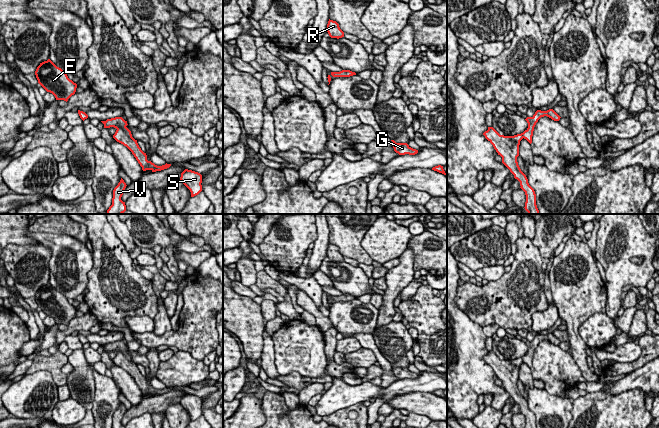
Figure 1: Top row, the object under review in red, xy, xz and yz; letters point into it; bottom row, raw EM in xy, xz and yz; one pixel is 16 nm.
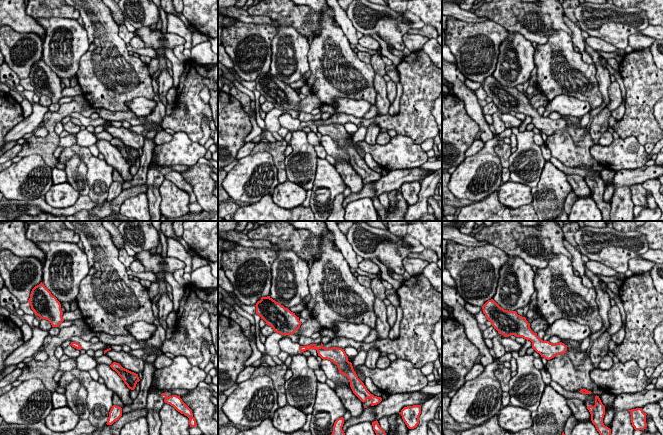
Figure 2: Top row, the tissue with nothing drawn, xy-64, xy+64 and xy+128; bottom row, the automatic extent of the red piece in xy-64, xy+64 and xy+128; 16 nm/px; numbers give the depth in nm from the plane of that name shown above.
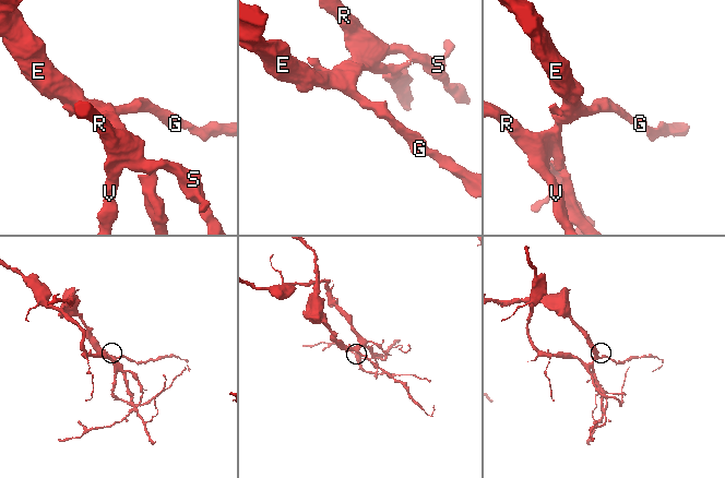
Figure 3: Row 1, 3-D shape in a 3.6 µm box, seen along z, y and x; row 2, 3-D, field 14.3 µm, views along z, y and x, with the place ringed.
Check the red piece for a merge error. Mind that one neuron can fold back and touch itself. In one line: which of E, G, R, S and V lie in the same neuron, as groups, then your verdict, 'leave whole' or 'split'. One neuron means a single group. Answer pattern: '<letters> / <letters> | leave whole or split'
E G / R S V | split

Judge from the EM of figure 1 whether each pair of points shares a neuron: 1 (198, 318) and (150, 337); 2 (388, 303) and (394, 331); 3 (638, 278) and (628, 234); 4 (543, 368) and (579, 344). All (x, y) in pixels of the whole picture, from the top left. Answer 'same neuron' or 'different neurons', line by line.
1: same neuron
2: different neurons
3: same neuron
4: different neurons

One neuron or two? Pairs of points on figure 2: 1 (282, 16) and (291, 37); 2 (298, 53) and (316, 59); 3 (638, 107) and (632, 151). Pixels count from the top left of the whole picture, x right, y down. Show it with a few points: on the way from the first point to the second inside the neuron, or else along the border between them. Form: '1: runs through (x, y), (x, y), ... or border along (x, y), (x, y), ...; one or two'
1: border along (265, 15), (281, 24), (293, 26), (306, 38); two
2: border along (310, 44), (307, 55), (308, 69); two
3: border along (619, 137), (633, 136), (643, 146); two

